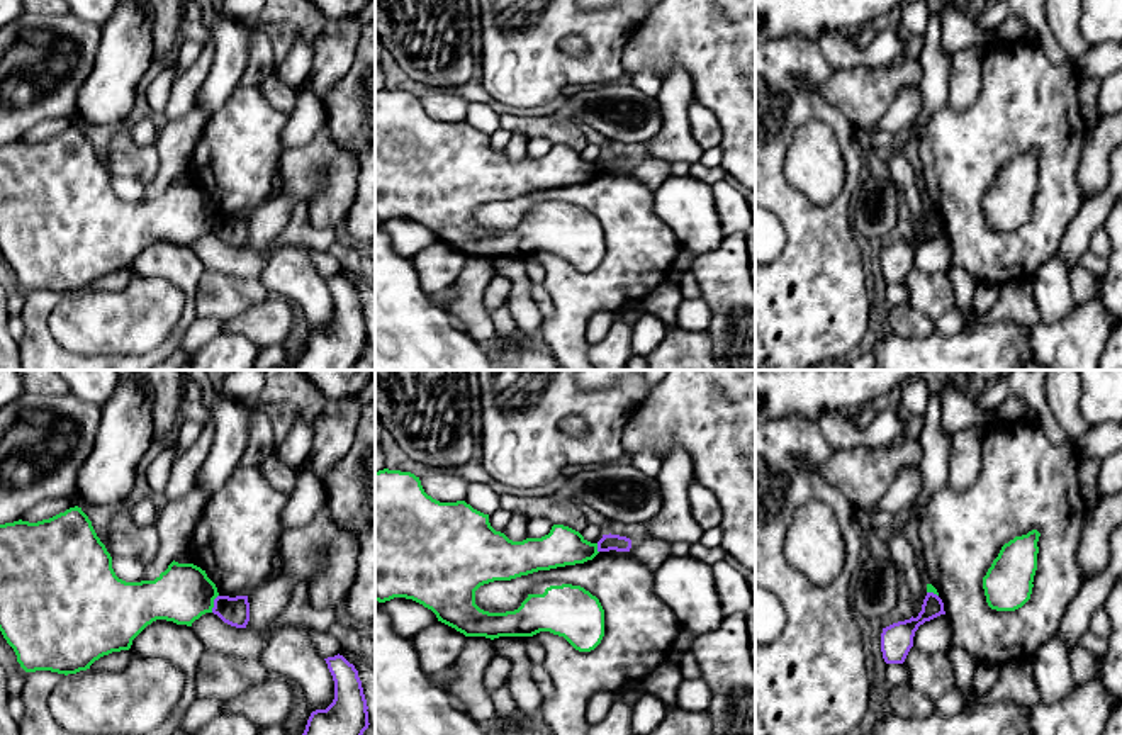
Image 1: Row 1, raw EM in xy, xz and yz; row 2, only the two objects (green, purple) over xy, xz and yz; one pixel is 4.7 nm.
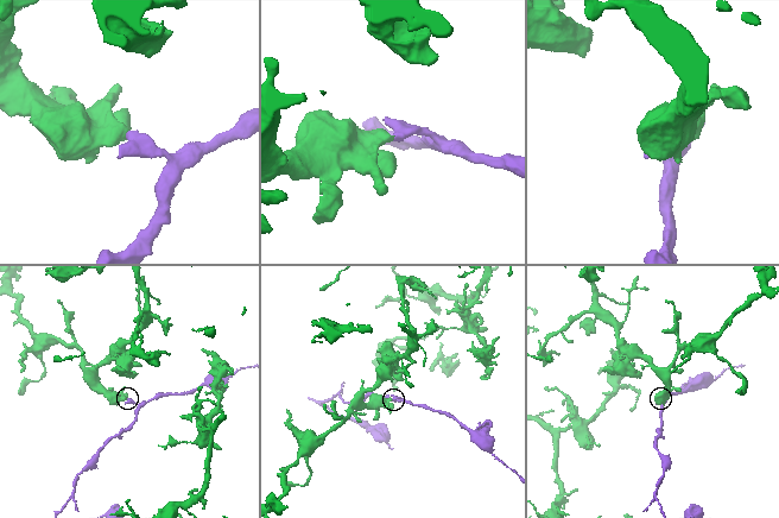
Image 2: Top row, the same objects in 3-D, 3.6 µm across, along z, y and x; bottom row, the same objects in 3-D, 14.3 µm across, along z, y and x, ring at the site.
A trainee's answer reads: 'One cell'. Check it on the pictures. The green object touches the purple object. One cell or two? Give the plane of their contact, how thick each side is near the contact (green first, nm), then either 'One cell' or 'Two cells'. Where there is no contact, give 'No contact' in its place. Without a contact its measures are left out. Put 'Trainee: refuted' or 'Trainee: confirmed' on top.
Trainee: refuted
Touches green in xy. Thickness 280 nm (green) against 140 nm. Two cells

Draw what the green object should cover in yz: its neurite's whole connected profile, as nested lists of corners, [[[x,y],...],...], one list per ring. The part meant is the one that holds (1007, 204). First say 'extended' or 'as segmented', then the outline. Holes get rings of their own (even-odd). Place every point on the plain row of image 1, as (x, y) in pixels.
as segmented | [[[1037,149],[1005,163],[983,197],[986,222],[996,231],[1015,231],[1032,214],[1041,153]]]

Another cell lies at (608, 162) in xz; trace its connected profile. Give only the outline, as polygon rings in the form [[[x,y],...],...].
[[[603,154],[603,158],[597,161],[597,171],[630,171],[631,160],[620,154]]]

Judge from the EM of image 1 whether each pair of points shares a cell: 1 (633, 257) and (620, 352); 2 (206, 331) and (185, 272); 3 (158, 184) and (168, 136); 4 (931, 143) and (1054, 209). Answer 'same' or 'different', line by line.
1: different
2: different
3: same
4: same

